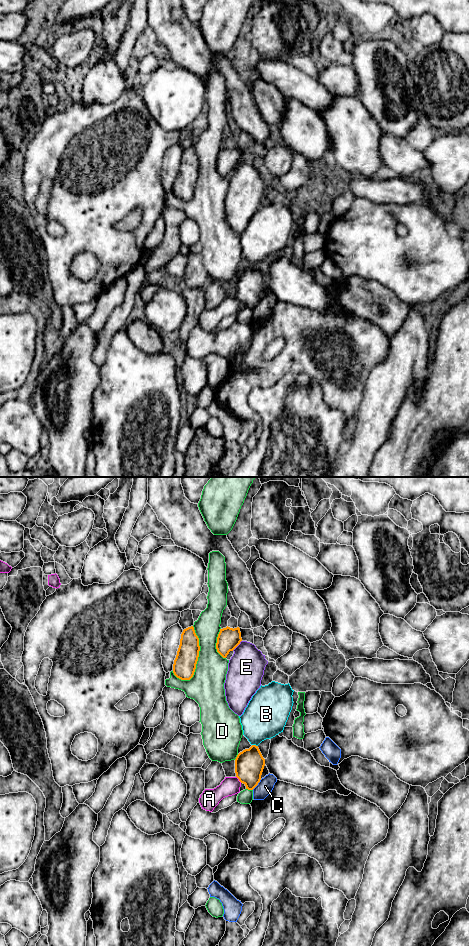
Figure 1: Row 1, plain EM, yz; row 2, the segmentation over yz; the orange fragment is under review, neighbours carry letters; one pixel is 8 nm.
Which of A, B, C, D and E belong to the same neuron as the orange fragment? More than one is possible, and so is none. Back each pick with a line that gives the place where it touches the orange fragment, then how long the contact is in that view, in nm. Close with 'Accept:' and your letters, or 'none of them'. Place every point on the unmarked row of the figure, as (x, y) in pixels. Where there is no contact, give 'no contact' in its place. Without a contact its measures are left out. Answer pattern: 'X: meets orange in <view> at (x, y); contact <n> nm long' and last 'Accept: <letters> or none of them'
Accept: none of them

